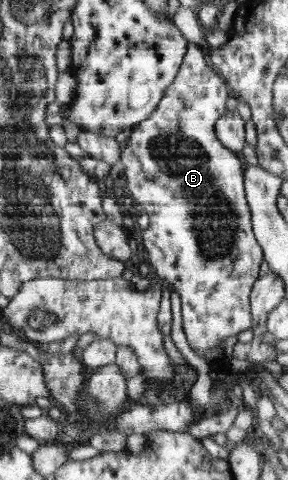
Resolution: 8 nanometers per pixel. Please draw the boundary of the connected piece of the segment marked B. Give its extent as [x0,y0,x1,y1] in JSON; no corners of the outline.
[121,39,262,359]

